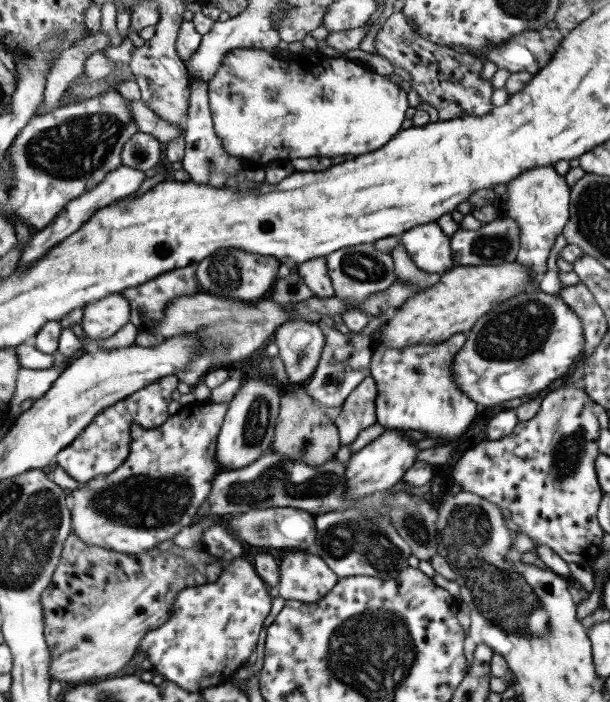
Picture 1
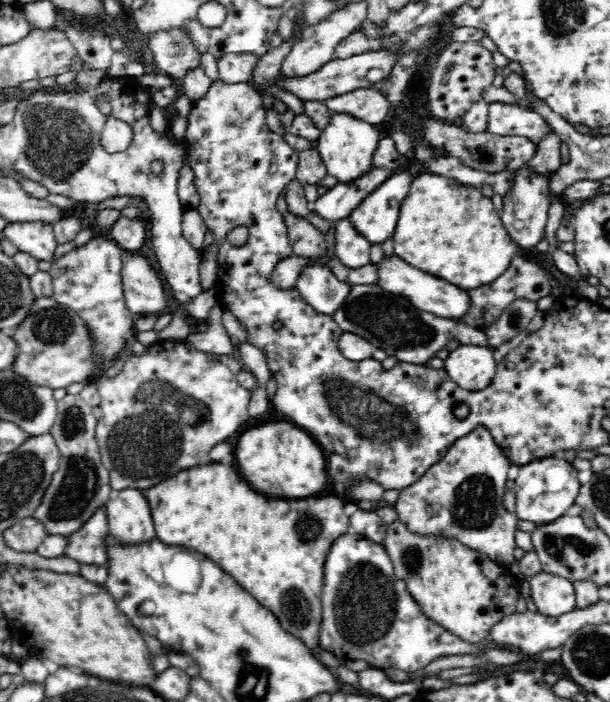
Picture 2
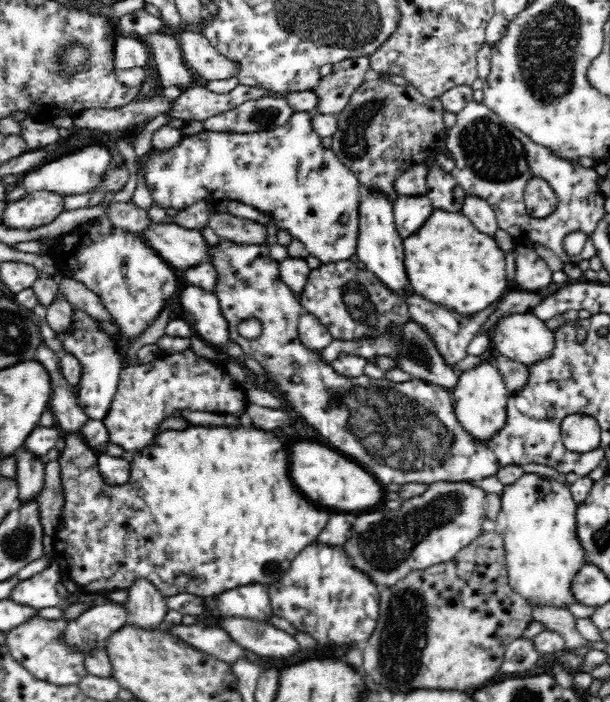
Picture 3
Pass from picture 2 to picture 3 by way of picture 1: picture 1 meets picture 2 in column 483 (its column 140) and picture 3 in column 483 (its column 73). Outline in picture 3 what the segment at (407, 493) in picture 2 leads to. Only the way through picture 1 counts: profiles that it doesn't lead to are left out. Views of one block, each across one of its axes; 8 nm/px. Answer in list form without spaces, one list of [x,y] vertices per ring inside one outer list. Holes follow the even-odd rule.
[[[434,482],[429,484],[420,496],[404,500],[400,510],[374,512],[357,516],[351,524],[347,539],[341,548],[351,560],[352,566],[367,574],[374,584],[390,588],[402,580],[412,570],[424,570],[426,567],[454,559],[456,553],[468,546],[488,529],[486,520],[486,492],[478,484],[471,482]]]

